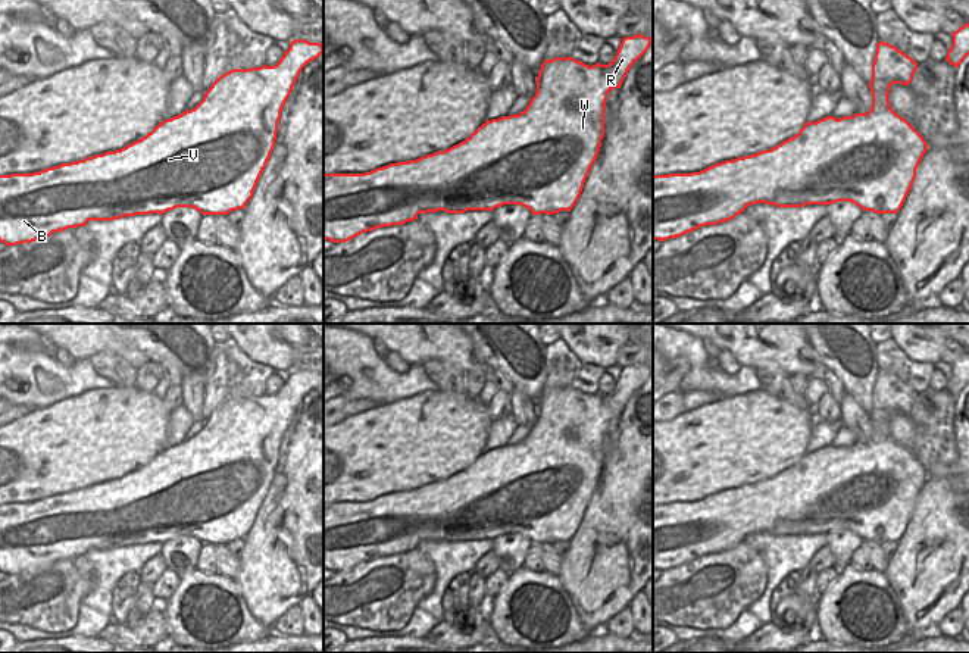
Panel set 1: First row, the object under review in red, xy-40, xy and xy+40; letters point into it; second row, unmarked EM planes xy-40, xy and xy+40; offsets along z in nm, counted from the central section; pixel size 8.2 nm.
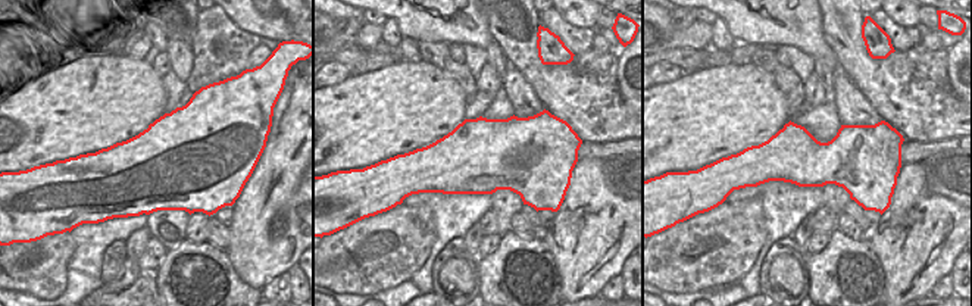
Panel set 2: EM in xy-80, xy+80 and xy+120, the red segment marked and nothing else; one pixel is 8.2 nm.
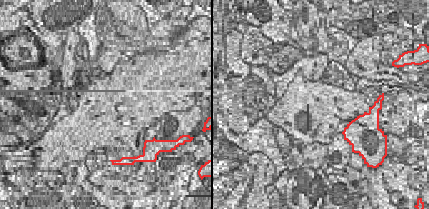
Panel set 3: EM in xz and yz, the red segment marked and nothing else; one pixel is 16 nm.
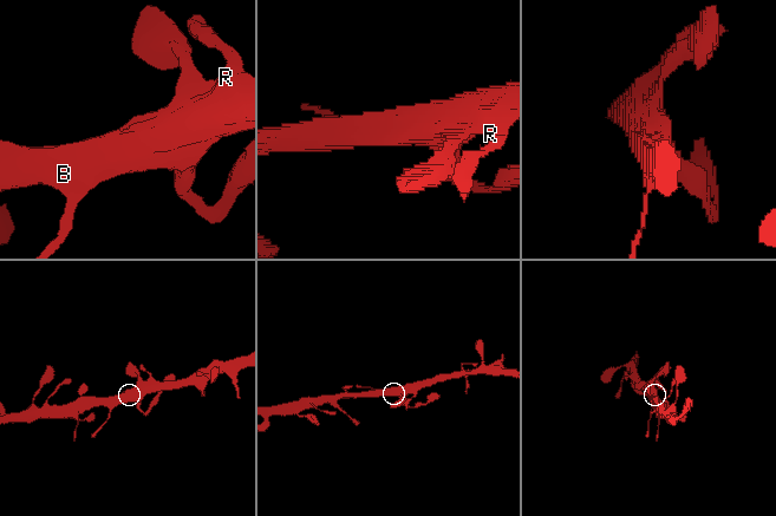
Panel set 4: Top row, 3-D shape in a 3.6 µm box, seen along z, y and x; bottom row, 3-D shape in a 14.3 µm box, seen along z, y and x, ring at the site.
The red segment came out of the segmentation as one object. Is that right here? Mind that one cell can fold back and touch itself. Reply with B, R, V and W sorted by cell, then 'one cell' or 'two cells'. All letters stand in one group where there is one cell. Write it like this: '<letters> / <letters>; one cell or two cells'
B R V W; one cell

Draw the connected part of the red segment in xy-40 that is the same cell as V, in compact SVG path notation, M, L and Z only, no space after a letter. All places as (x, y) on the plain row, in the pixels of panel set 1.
M293 369L290 378L284 381L284 385L273 396L260 396L250 399L232 399L221 404L212 416L204 422L203 429L191 440L185 440L178 446L165 449L157 456L153 457L141 469L137 469L126 477L115 481L106 481L103 484L96 484L85 487L78 491L62 493L59 496L47 497L40 502L32 503L10 503L0 504L0 572L9 575L32 572L35 569L47 568L53 562L65 560L68 557L85 556L88 550L113 550L124 546L135 544L150 544L159 543L163 544L168 540L176 537L193 537L201 544L228 544L232 540L244 538L248 529L253 527L253 521L257 515L257 510L266 497L266 493L271 487L271 482L275 477L278 452L281 449L282 437L290 427L293 416L301 402L301 399L312 390L318 388L323 382L323 375L321 372L309 372L306 369Z

